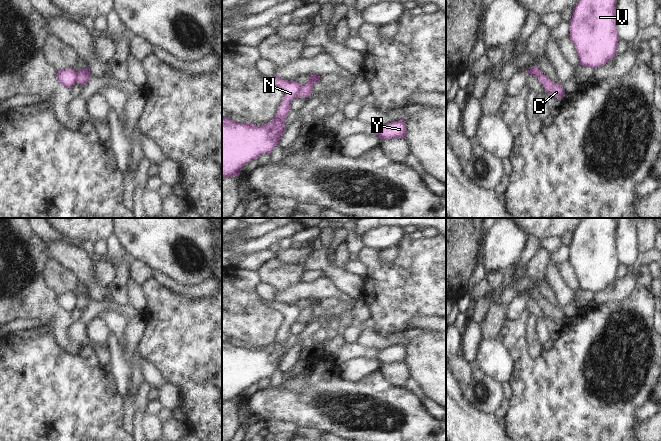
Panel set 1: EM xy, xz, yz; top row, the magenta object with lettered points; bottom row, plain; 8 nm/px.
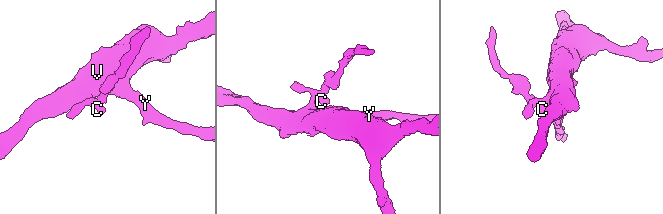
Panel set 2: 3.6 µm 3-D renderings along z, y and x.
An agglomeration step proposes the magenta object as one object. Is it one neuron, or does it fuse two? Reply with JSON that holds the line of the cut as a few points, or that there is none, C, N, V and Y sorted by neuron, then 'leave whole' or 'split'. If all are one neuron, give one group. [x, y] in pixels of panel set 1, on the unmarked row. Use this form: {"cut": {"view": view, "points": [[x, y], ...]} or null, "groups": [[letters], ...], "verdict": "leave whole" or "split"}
{"cut": {"view": "xz", "points": [[303, 310], [300, 320]]}, "groups": [["C"], ["N", "V", "Y"]], "verdict": "split"}

